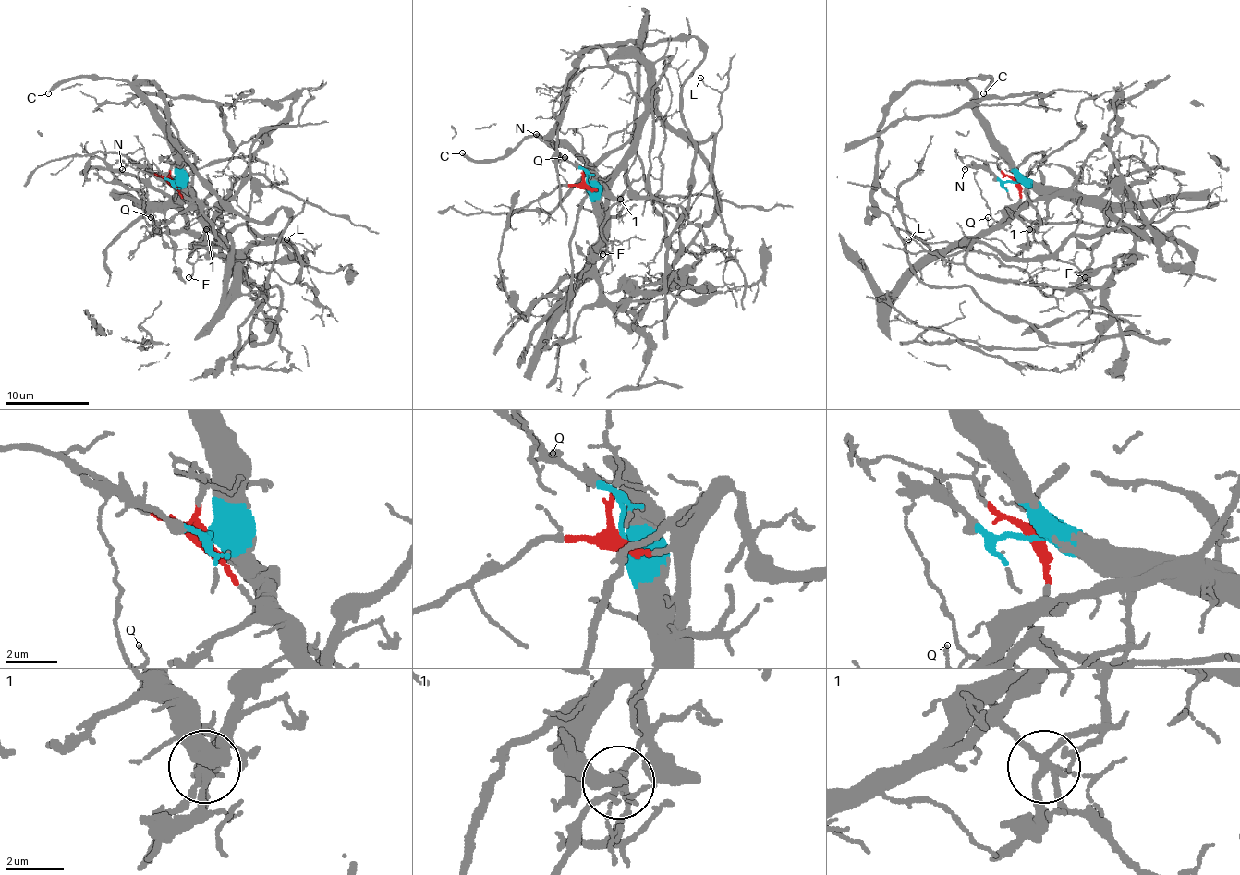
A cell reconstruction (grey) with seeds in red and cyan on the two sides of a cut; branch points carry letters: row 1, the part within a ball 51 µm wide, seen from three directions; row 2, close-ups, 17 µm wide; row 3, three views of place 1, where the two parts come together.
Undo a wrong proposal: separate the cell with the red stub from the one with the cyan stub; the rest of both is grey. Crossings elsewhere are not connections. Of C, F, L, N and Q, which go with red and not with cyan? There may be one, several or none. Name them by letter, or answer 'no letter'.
F, L

